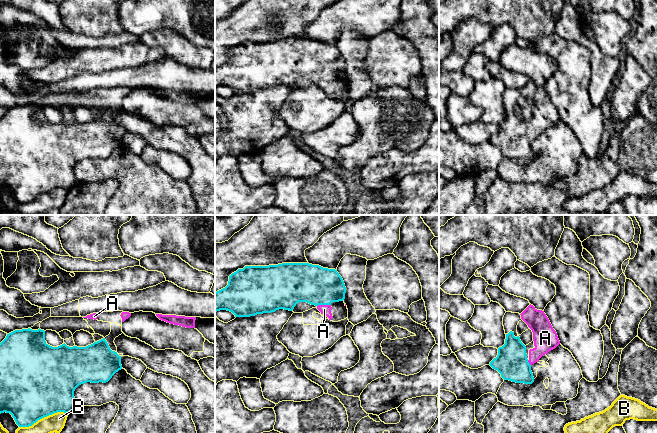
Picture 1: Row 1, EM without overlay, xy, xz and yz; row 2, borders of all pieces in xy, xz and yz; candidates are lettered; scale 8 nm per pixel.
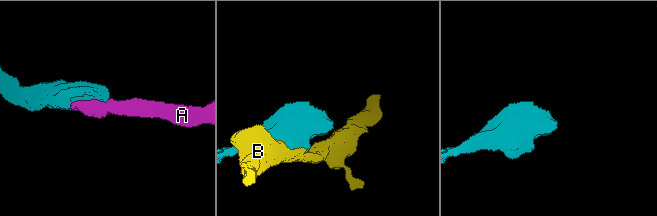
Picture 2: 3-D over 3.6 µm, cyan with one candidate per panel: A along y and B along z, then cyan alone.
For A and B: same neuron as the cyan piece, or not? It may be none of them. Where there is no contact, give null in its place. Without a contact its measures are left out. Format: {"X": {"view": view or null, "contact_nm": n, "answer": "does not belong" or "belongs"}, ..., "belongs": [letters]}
{"A": {"view": "xz", "contact_nm": 110, "answer": "belongs"}, "B": {"view": "xy", "contact_nm": 400, "answer": "does not belong"}, "belongs": ["A"]}

